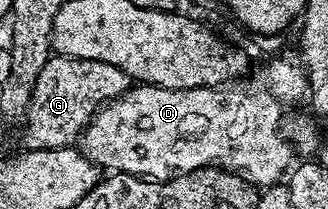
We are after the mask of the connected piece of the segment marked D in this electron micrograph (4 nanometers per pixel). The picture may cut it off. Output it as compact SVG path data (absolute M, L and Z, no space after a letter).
M296 56L293 57L273 57L262 69L254 68L244 79L228 85L164 89L161 85L134 84L122 97L102 105L90 119L79 138L81 154L102 170L129 173L142 179L168 179L179 173L201 169L204 165L215 165L238 173L258 187L278 184L294 164L295 150L283 132L281 101L277 97L290 97L297 101L307 93L305 66Z

